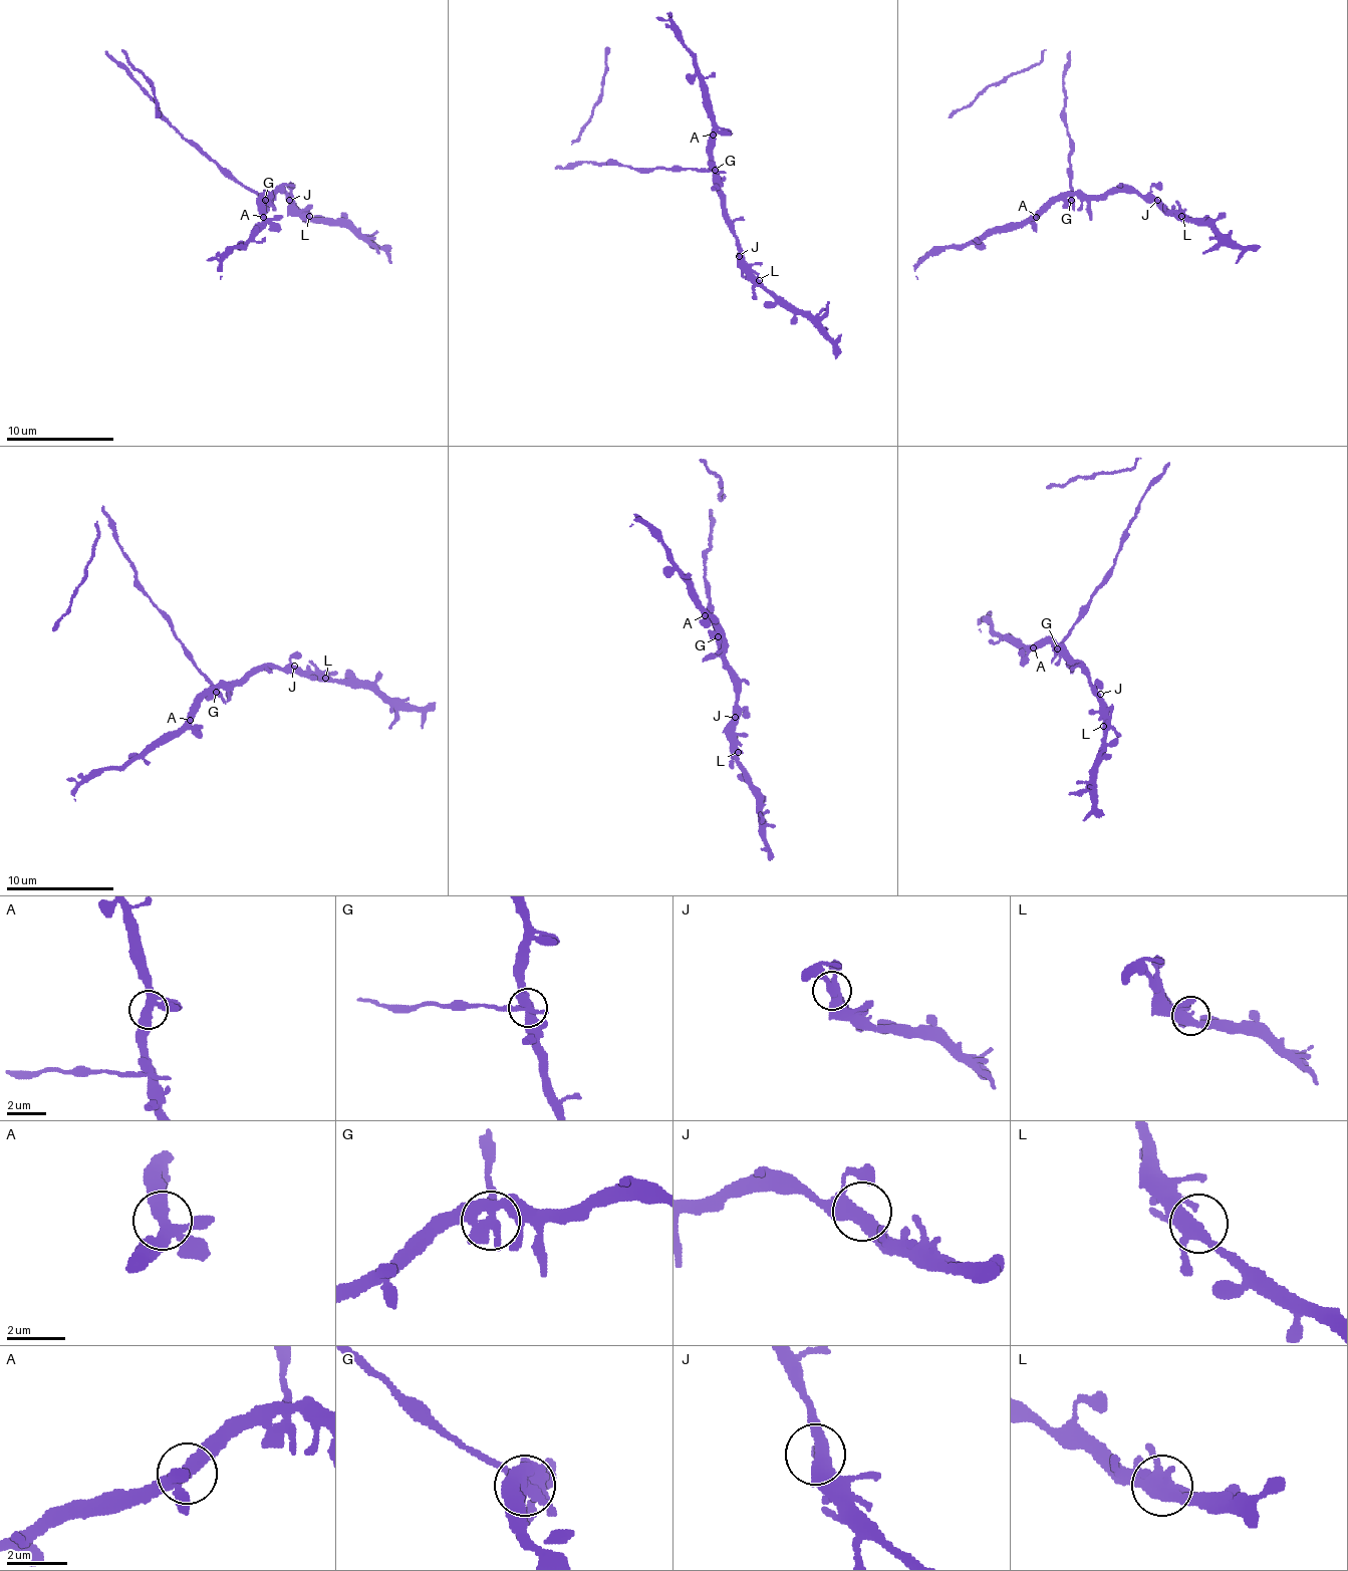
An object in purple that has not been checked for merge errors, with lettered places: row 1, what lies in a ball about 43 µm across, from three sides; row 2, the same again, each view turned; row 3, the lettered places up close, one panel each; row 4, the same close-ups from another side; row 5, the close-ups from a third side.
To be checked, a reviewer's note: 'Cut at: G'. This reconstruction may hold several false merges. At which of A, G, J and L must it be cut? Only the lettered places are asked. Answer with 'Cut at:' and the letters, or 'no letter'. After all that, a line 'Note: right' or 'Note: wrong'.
Cut at: G
Note: right

